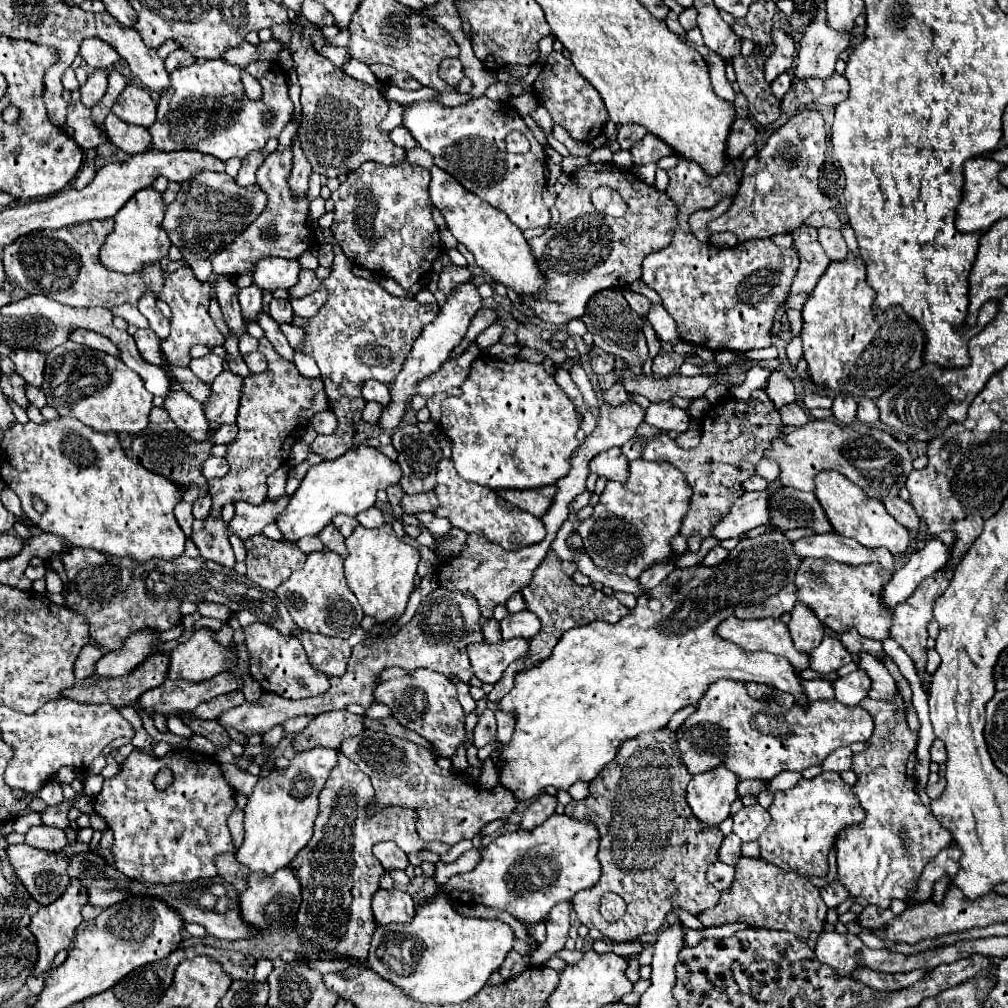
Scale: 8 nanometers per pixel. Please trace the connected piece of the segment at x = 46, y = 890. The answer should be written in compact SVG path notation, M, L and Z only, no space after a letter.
M15 844L5 848L13 872L23 882L29 896L41 906L55 902L69 886L67 862L69 858L57 858L53 852L31 848L29 844Z

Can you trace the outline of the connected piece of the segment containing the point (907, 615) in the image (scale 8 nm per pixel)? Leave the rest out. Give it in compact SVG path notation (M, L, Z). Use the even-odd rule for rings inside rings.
M947 566L945 570L937 572L935 576L927 578L925 582L921 582L917 586L917 590L913 592L913 596L909 596L905 602L895 606L895 614L893 614L891 638L911 656L911 660L915 664L915 670L917 670L917 674L919 674L923 684L931 682L931 674L925 668L927 666L927 624L933 618L933 604L935 604L935 600L945 592L945 588L949 584L949 576L951 576L951 568Z

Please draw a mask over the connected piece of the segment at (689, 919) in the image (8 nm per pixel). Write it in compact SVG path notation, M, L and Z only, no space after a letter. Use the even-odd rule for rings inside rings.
M675 910L675 914L681 918L681 922L685 922L685 928L691 928L691 930L705 930L705 928L701 926L701 920L699 920L697 916L693 916L693 914L685 912L685 910Z

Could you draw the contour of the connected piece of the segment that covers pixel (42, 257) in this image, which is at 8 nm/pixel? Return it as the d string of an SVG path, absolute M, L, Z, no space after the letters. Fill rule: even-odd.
M105 218L57 230L35 230L33 234L25 234L17 238L17 242L5 246L3 266L7 280L29 294L43 294L67 306L113 308L123 302L137 304L147 292L159 296L161 286L165 286L165 276L159 264L145 266L137 274L107 272L99 264L99 248L111 230L113 218Z

